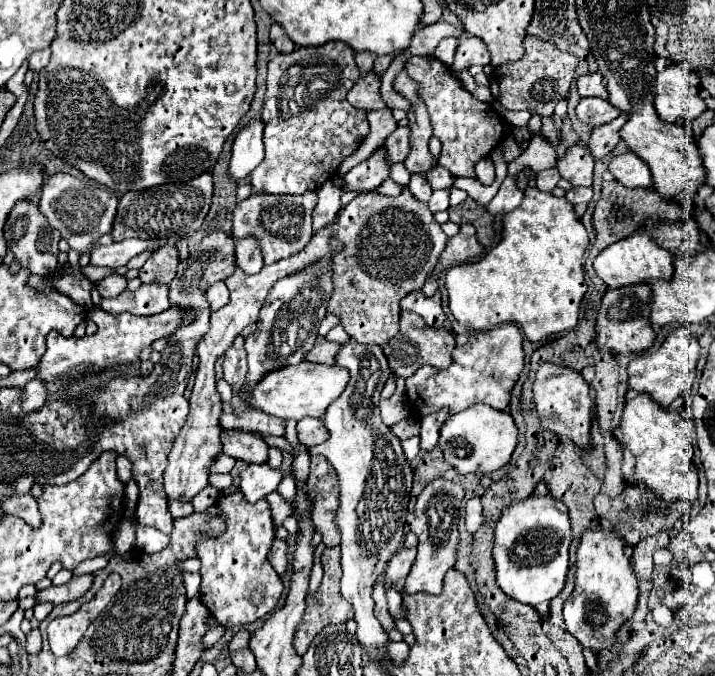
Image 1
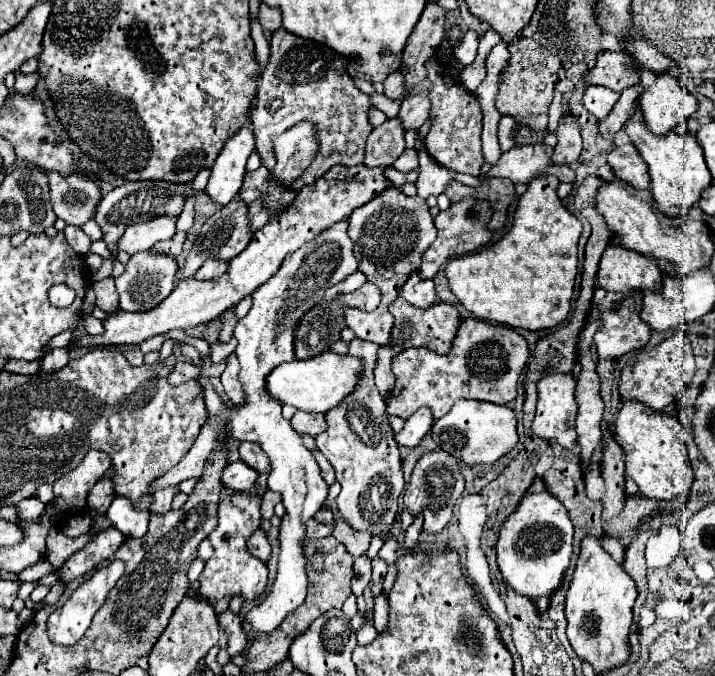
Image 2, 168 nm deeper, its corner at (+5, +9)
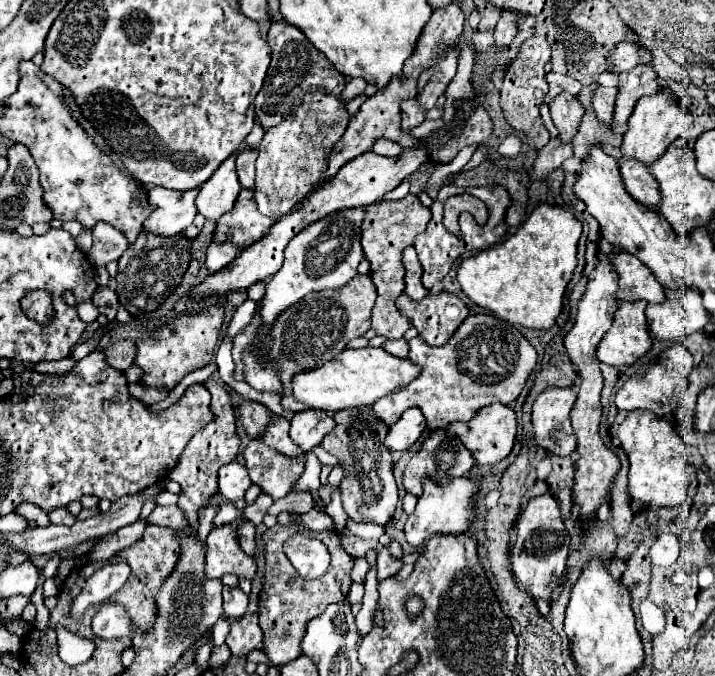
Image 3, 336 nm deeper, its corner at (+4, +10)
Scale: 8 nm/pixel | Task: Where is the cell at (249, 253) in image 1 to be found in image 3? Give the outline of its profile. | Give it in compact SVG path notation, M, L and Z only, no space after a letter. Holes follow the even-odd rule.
M312 92L300 108L282 120L276 128L270 128L260 146L256 160L256 188L254 200L258 212L276 220L292 210L310 190L320 182L320 176L326 172L326 156L332 152L334 144L340 140L348 126L350 114L346 112L340 100L324 96L322 92Z

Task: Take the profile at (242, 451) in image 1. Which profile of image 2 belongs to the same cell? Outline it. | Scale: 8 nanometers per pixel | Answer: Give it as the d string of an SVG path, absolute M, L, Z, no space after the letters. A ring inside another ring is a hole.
M243 441L241 447L239 447L239 455L241 459L253 467L257 473L269 473L271 471L271 465L267 461L267 453L263 453L263 449L257 445L257 443L249 443L249 441Z

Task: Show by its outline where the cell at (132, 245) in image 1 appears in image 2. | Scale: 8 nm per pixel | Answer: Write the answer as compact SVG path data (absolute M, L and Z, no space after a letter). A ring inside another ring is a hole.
M153 217L149 221L143 221L139 225L127 227L125 235L119 241L119 249L127 253L137 253L137 251L147 251L151 249L157 241L171 239L177 233L177 217Z

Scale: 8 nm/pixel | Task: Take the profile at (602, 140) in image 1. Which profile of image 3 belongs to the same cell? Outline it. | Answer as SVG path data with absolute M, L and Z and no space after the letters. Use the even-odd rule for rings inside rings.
M638 66L632 68L632 72L626 74L626 80L618 86L618 98L616 98L616 108L614 108L614 126L616 124L626 124L634 104L640 96L646 94L656 94L660 90L658 76L652 70L652 66Z

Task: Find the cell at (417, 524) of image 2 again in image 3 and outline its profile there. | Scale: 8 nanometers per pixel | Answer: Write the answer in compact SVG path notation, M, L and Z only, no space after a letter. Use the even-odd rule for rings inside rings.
M458 478L448 486L440 486L434 484L432 480L424 480L424 494L418 498L416 510L414 514L408 516L404 532L406 532L406 540L410 546L418 548L422 546L430 536L442 532L442 534L460 534L466 532L470 526L470 520L474 518L474 510L472 510L472 496L478 492L478 484L472 482L470 478Z

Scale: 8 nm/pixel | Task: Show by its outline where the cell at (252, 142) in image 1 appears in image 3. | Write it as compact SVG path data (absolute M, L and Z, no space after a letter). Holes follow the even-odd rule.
M234 152L220 168L200 186L200 194L196 198L196 208L202 216L208 220L218 220L224 212L232 210L238 194L240 194L240 182L236 174L236 156Z

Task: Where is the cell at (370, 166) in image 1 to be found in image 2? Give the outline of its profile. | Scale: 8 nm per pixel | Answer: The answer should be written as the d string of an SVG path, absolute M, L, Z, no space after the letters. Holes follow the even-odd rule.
M387 119L383 125L373 127L371 135L367 137L367 155L365 165L367 167L389 167L395 163L395 159L405 151L405 129L403 123L395 119Z

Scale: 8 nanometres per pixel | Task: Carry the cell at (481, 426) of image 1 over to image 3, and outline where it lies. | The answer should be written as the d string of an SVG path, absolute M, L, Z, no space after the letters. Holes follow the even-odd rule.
M490 404L488 408L482 408L480 412L476 412L474 418L466 424L464 422L448 424L446 436L460 440L472 452L478 464L498 464L512 452L514 438L516 438L516 414L512 408L504 404Z

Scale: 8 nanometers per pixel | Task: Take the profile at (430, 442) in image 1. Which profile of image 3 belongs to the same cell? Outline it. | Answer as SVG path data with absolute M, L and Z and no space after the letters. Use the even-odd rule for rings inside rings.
M410 408L406 410L400 420L390 426L390 432L386 436L388 448L390 450L408 450L424 432L426 428L426 420L424 414L420 412L420 408Z

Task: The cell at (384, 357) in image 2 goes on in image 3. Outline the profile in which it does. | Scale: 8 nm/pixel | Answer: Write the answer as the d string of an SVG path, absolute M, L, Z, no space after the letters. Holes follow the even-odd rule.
M400 338L400 340L386 340L386 342L382 344L382 348L384 348L388 354L396 356L396 358L406 358L406 356L408 356L408 342L406 342L404 338Z

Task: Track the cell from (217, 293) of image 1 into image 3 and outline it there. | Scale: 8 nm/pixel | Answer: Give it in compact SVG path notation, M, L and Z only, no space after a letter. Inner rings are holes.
M210 244L206 250L204 266L208 272L218 272L224 268L224 264L230 264L236 258L238 248L232 248L232 244Z

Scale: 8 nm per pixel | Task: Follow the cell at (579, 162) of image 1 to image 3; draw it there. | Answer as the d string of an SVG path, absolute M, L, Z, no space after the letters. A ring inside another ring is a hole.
M562 92L560 96L556 96L552 100L550 112L552 112L552 120L560 132L560 140L564 144L570 144L574 134L578 132L582 116L584 116L582 104L576 100L576 96L568 96Z

